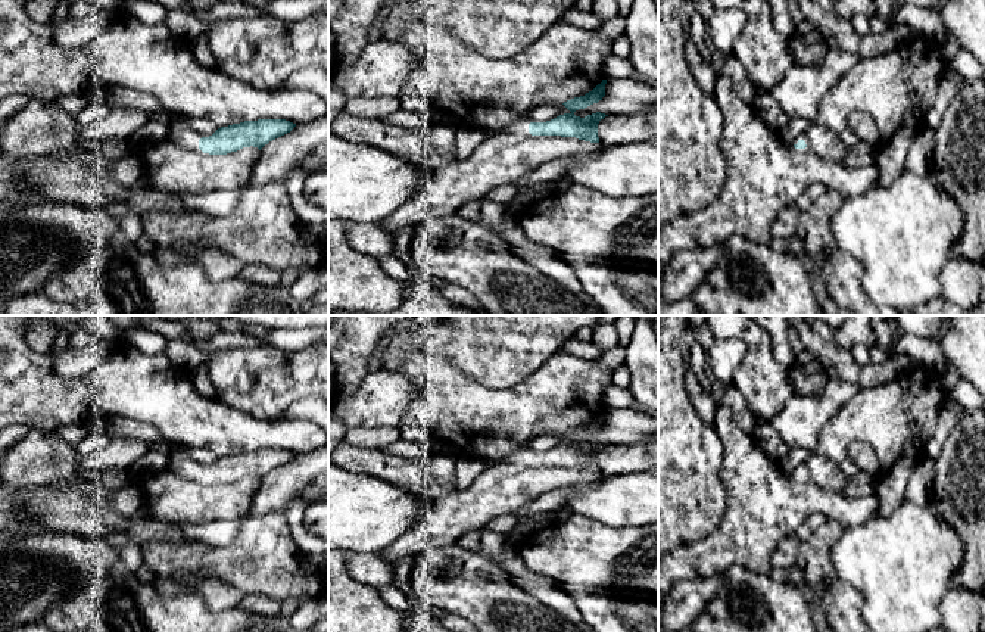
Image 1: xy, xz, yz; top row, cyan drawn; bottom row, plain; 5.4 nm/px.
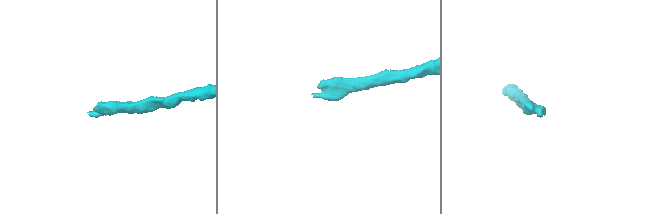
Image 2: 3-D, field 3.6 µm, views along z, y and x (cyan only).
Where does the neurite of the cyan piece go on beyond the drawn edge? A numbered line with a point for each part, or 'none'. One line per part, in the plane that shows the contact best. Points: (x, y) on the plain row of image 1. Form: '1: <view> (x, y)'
1: xz (499, 489)

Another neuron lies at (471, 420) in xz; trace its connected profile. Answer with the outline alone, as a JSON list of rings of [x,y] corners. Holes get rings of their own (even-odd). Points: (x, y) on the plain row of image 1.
[[[431,343],[427,349],[409,349],[403,370],[421,376],[426,386],[405,411],[402,427],[427,427],[440,446],[458,457],[481,458],[487,467],[527,449],[537,436],[561,435],[592,421],[602,412],[602,393],[612,383],[611,371],[599,368],[595,361],[573,357],[561,349],[536,373],[508,389],[487,387],[470,379],[439,359]]]

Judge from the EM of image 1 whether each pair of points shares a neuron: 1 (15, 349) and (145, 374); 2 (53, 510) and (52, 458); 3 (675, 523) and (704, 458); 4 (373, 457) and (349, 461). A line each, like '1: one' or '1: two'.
1: one
2: two
3: one
4: one

